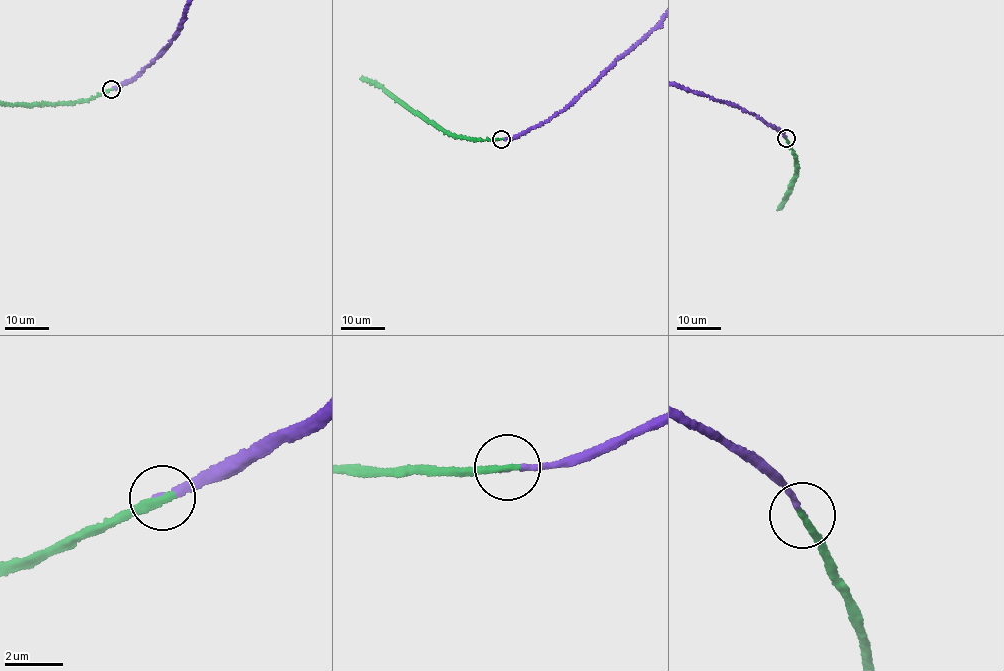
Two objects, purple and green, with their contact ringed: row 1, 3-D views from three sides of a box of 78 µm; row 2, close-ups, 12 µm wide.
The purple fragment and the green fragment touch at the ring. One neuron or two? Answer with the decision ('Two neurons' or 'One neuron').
One neuron

